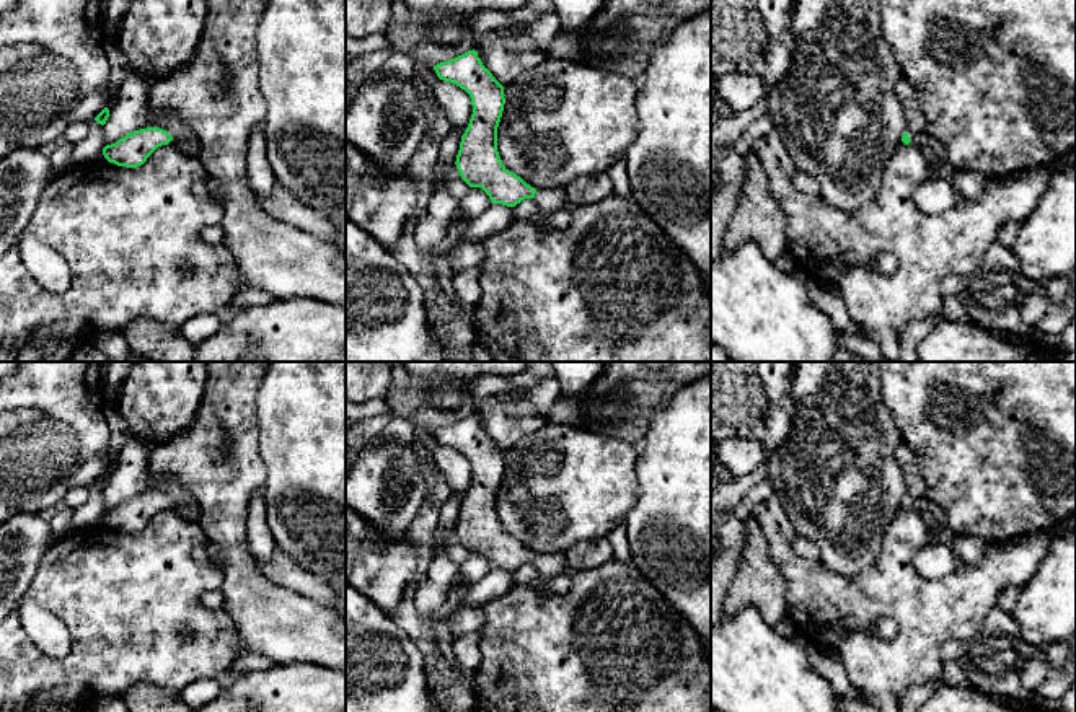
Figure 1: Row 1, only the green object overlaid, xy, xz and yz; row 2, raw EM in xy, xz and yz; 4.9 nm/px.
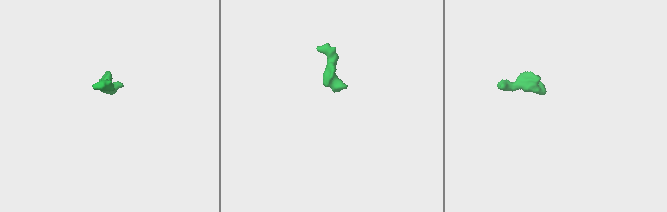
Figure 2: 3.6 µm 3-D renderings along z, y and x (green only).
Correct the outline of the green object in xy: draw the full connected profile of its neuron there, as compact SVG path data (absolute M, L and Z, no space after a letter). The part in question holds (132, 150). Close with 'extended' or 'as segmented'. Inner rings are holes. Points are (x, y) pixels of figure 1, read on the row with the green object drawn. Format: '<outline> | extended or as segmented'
M147 127L127 134L116 143L106 145L103 155L117 166L137 168L161 145L171 145L187 156L201 156L202 152L202 143L196 135L179 140L163 129Z | extended

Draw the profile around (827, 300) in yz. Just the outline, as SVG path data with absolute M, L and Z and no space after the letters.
M812 280L809 283L809 297L814 301L815 308L831 319L838 332L846 334L861 332L861 327L851 321L846 310L846 303L836 290Z

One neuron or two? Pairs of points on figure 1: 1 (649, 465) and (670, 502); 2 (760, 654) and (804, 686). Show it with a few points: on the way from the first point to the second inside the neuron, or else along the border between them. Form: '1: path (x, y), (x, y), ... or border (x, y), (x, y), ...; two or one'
1: path (659, 474), (670, 487), (670, 492); one
2: path (771, 665), (793, 686); one

